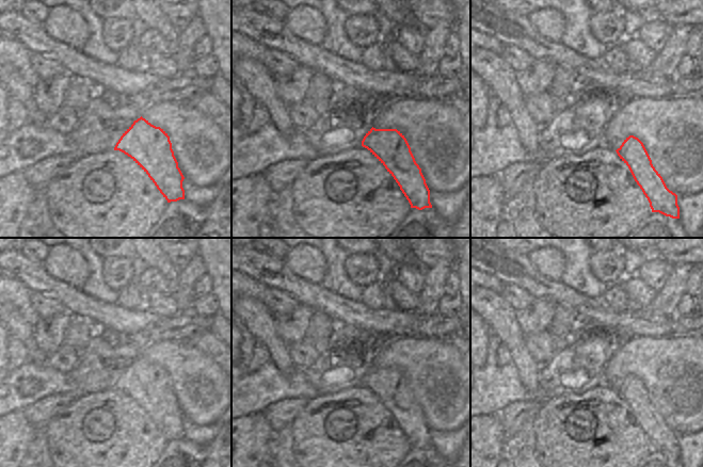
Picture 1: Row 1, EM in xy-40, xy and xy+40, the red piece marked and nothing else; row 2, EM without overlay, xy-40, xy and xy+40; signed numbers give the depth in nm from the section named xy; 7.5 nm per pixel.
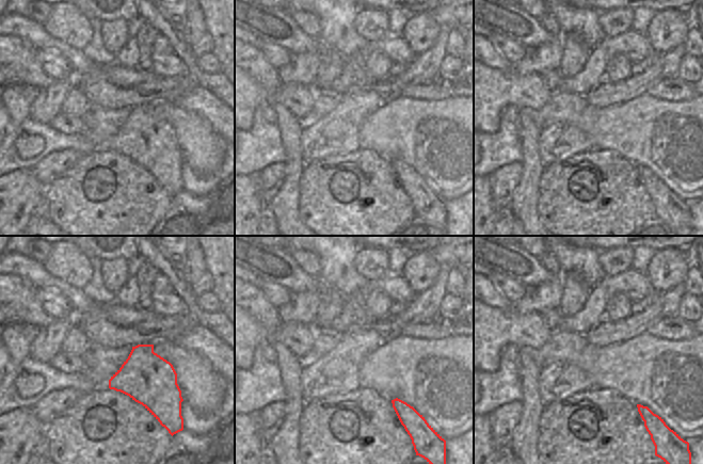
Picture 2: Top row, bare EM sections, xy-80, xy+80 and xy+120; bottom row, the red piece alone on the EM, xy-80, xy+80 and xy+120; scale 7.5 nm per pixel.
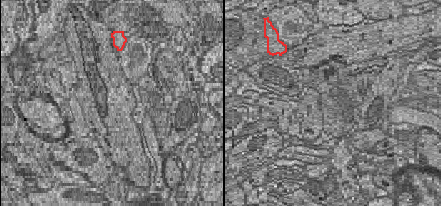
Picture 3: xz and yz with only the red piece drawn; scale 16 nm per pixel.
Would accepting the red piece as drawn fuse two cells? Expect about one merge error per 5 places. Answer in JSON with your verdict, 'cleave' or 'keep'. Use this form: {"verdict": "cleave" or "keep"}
{"verdict": "keep"}

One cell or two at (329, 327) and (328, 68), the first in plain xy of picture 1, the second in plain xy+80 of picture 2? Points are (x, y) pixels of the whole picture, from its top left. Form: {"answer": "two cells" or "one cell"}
{"answer": "one cell"}

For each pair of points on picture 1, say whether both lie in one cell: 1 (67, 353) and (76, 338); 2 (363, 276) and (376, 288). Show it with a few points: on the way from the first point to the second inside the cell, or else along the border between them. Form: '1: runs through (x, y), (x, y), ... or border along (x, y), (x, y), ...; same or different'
1: border along (63, 343), (67, 343), (80, 352); different
2: border along (379, 280), (364, 287); different

